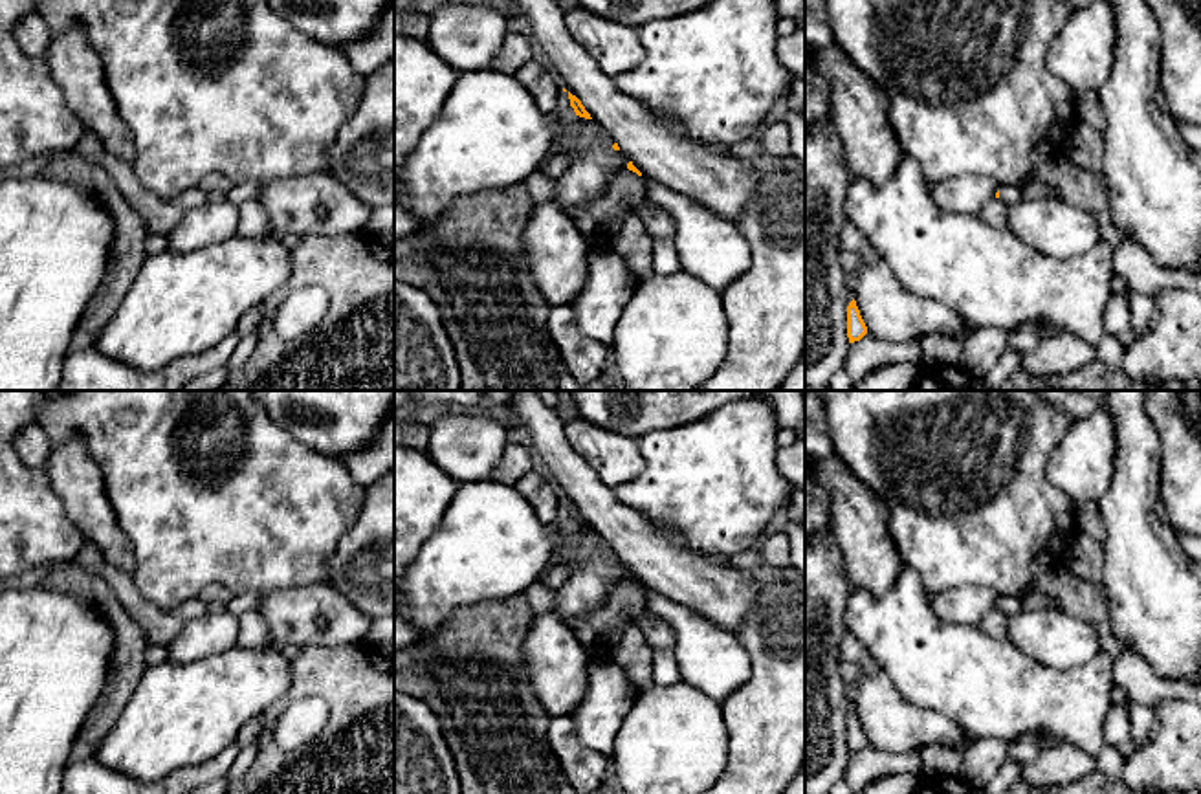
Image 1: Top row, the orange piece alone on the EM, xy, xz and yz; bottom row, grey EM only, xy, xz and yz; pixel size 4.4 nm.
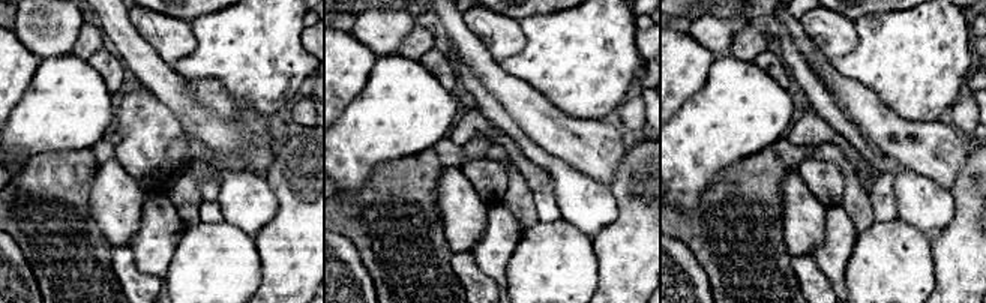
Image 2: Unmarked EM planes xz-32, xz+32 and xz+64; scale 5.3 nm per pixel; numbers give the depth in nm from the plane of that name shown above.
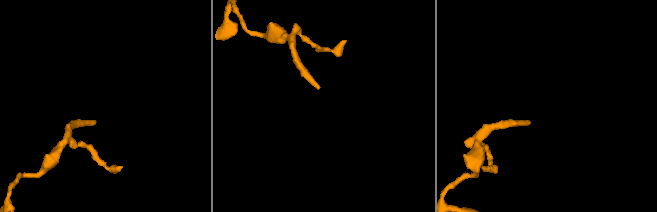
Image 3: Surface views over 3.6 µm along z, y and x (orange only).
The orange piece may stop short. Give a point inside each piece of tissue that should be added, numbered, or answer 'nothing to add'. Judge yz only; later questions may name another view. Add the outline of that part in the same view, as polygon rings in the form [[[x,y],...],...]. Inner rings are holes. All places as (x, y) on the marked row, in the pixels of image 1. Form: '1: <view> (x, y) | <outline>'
1: yz (1009, 195) | [[[1001,185],[999,187],[999,200],[1007,205],[1014,205],[1023,200],[1021,189],[1014,185]]]

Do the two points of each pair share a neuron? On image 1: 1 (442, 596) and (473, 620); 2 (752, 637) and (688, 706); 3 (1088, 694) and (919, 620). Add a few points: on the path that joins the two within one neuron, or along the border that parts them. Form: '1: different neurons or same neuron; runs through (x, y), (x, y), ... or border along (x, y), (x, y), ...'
1: different neurons; border along (499, 598), (459, 606), (428, 637)
2: different neurons; border along (719, 701), (728, 743)
3: same neuron; runs through (1046, 694), (994, 692), (961, 662)

